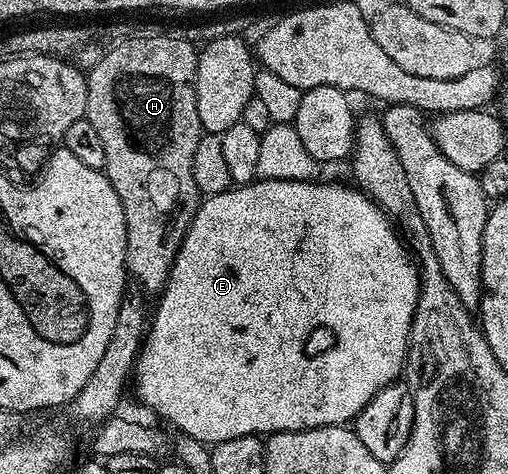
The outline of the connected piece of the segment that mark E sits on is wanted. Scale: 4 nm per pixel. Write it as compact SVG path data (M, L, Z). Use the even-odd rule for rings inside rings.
M255 179L248 184L232 186L226 192L221 192L215 196L205 197L199 203L198 212L192 218L188 226L186 236L182 240L180 250L174 259L174 265L170 271L170 276L166 279L166 285L163 286L160 295L157 297L158 309L153 309L152 315L148 320L148 327L144 333L144 339L140 345L138 359L134 362L134 371L132 373L133 387L138 387L138 396L159 416L162 420L167 420L172 427L181 435L191 436L200 441L201 444L213 446L220 442L228 442L232 438L241 436L258 436L259 434L269 434L271 432L299 432L309 428L327 428L329 424L346 426L353 421L354 417L372 402L372 398L381 390L387 388L389 384L395 383L403 375L404 365L406 362L406 350L410 342L410 327L414 321L414 311L416 311L416 302L418 301L418 285L420 283L420 273L408 251L397 227L395 221L387 216L365 192L357 187L349 188L346 184L318 184L314 180L259 180ZM317 328L327 328L334 335L334 345L327 352L322 352L319 356L309 356L306 353L306 339L313 334Z

